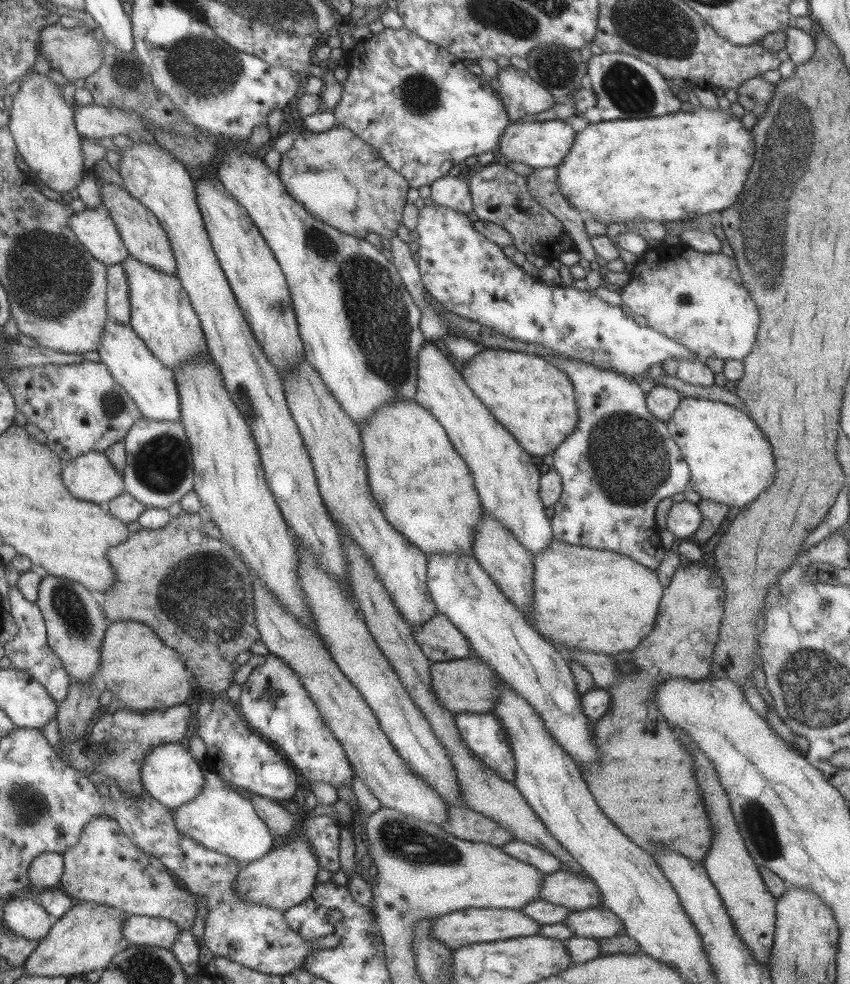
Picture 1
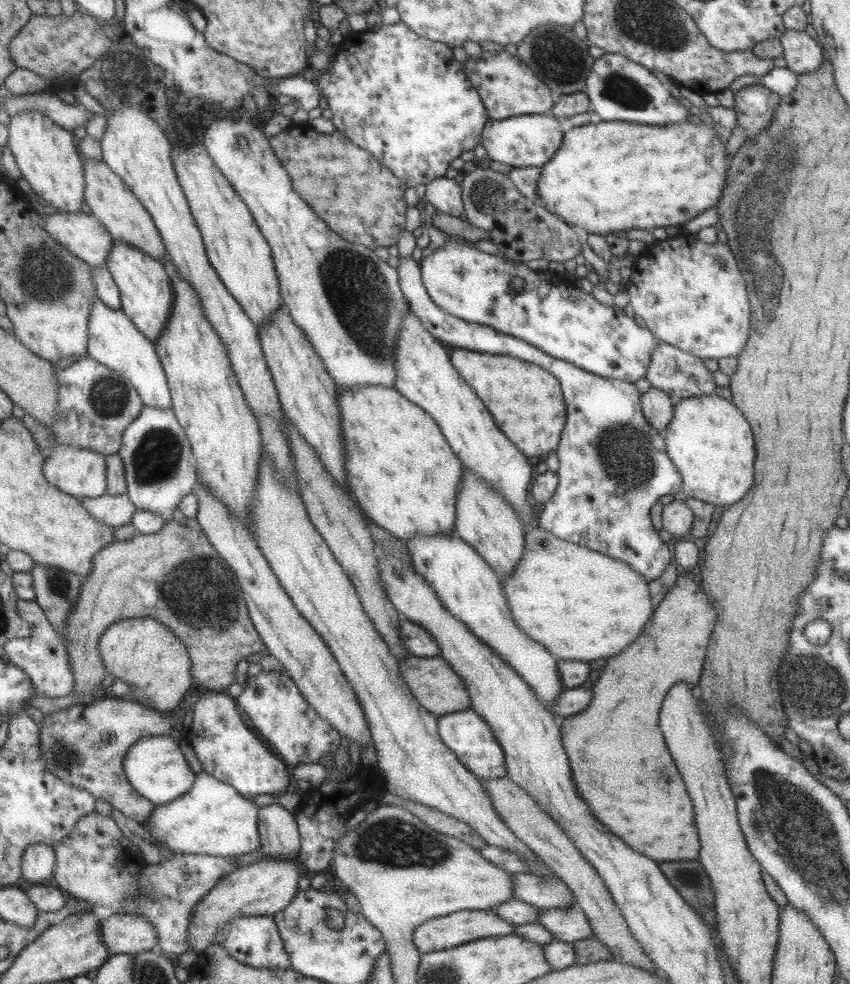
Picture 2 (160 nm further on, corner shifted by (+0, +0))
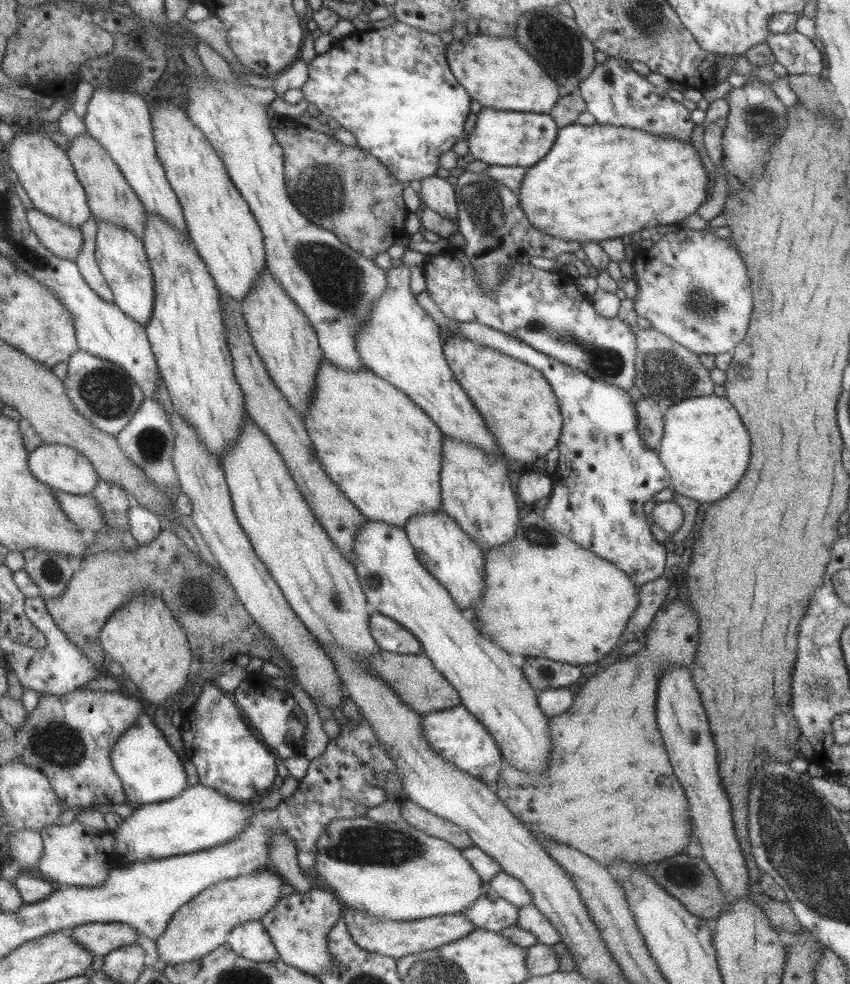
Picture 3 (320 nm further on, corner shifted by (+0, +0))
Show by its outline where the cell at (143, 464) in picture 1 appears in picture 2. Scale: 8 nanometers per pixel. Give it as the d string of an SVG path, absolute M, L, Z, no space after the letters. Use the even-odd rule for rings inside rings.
M144 406L133 422L130 422L121 435L116 454L122 460L126 480L126 495L129 502L140 511L152 512L166 523L172 520L171 513L178 507L179 502L187 493L193 492L197 482L194 460L191 458L190 442L187 440L183 427L175 419L170 410L161 410Z

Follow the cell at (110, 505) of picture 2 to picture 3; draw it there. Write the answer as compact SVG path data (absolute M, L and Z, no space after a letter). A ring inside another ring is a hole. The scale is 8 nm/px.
M52 491L57 506L79 530L95 534L104 525L102 512L90 494L74 495Z

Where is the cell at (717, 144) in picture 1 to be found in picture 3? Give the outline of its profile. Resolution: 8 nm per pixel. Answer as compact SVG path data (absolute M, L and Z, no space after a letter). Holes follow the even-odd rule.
M571 123L557 129L553 144L547 151L547 154L541 160L533 163L523 175L521 184L517 189L519 208L523 211L525 218L529 224L543 234L548 234L553 238L561 240L573 240L581 244L586 242L598 243L600 240L607 238L620 238L625 234L633 234L639 232L642 228L656 227L665 224L679 224L683 218L687 218L690 214L695 214L695 210L700 204L705 202L705 186L707 184L707 173L703 169L699 155L695 148L690 144L689 140L677 140L670 136L655 136L648 132L635 130L634 128L626 128L625 126L611 126L601 124L579 125Z

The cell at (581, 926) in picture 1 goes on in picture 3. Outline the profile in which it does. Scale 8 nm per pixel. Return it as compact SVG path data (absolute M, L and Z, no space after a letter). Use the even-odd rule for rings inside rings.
M532 905L518 907L515 926L530 932L537 943L550 946L560 942L557 931L546 921L546 918Z

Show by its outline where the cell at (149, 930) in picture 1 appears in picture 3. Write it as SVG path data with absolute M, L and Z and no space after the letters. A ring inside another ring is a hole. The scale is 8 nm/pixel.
M89 922L75 926L70 936L87 952L95 956L105 956L123 945L136 942L138 933L122 922Z

